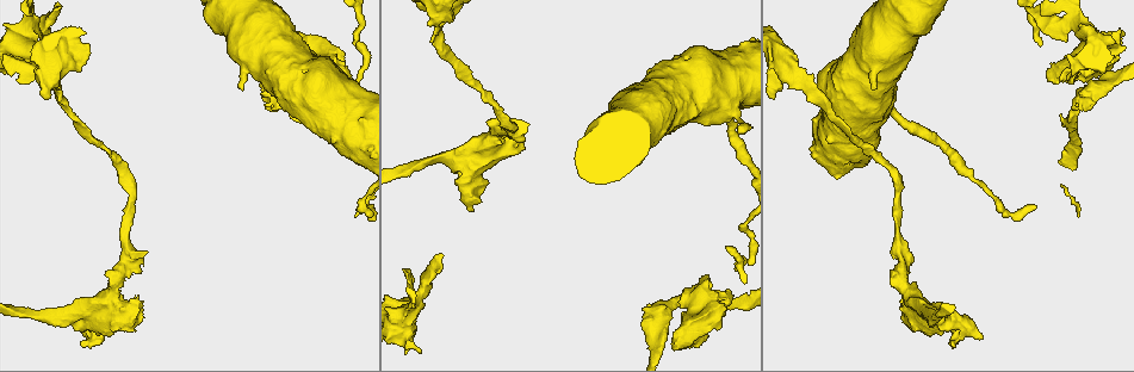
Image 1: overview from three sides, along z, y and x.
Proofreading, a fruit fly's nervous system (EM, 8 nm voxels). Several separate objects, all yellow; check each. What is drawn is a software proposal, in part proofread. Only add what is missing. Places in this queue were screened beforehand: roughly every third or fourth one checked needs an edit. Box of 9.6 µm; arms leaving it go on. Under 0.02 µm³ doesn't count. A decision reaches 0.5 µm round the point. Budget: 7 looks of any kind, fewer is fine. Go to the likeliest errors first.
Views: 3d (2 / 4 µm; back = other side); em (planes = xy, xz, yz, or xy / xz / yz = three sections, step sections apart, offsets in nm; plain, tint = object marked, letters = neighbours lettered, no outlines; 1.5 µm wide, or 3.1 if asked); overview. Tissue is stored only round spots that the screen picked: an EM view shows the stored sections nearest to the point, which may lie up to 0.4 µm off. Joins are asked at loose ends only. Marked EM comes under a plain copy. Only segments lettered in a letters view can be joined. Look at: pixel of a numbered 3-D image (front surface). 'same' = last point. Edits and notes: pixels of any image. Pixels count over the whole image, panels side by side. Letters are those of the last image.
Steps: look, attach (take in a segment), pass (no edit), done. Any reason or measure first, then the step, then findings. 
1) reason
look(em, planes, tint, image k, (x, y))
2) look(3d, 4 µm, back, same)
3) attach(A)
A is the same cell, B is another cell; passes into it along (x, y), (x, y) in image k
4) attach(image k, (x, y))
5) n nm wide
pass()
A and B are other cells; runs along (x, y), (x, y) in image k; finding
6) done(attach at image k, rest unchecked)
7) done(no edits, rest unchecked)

an open end
look(em, yz, step 8, letters, image 1, (676, 348))

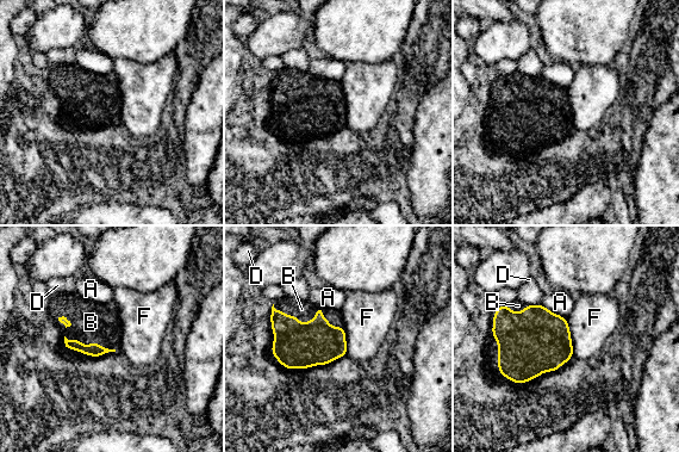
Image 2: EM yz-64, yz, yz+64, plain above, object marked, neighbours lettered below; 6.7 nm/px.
another direction
look(em, planes, letters, same)

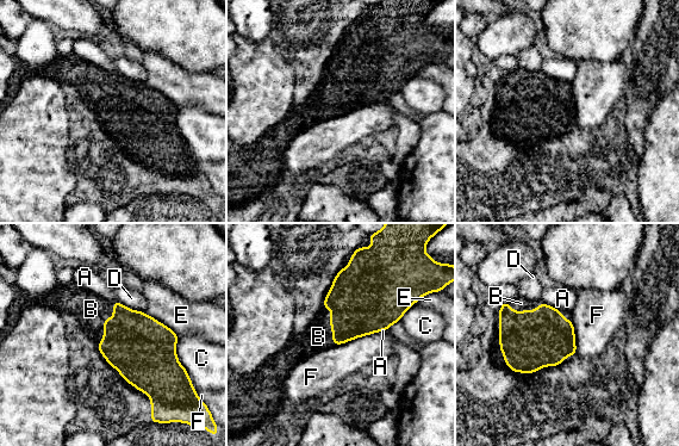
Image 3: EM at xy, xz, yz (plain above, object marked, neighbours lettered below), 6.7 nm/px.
attach(B)
B is the same cell, A, C, D, E and F are other cells; passes into it along (134, 342), (104, 321), (91, 309) in image 3; it goes on there

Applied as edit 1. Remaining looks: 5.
look(overview)

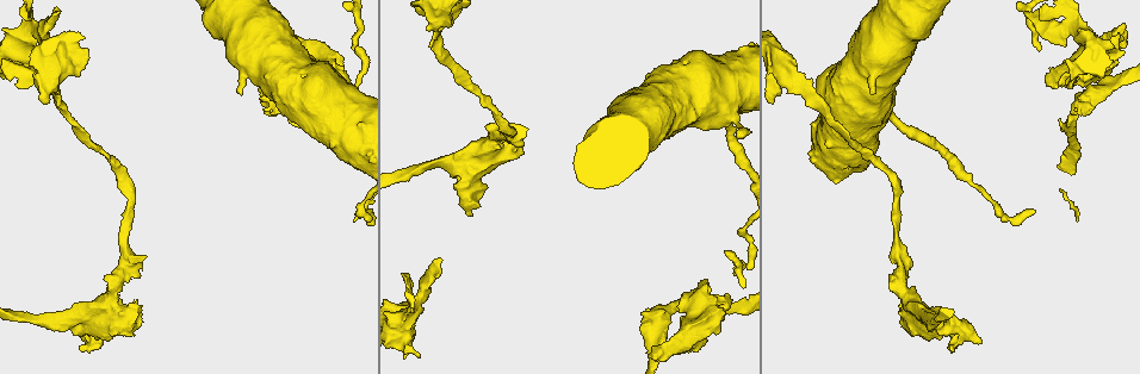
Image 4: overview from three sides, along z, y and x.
an open end
look(3d, 4 µm, image 4, (140, 307))

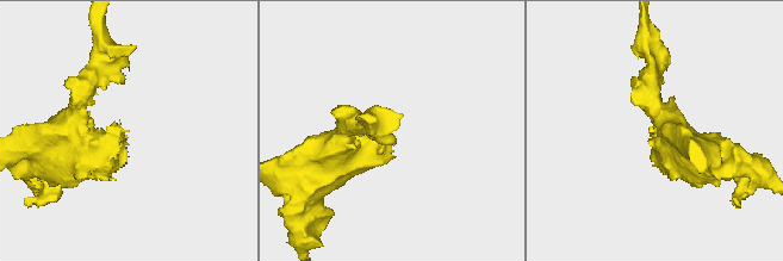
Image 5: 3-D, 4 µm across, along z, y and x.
look(em, planes, letters, image 5, (652, 130))

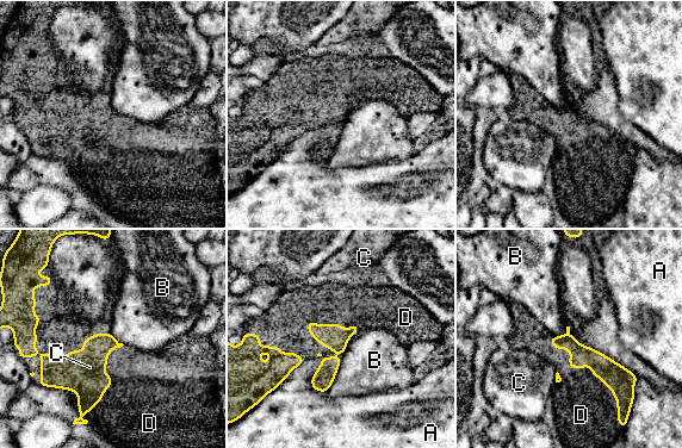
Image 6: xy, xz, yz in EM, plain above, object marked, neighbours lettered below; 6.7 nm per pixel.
attach(D)
D is the same cell, A, B and C are other cells; the cell continues

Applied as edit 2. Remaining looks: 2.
free end
look(em, planes, letters, image 4, (1123, 39))

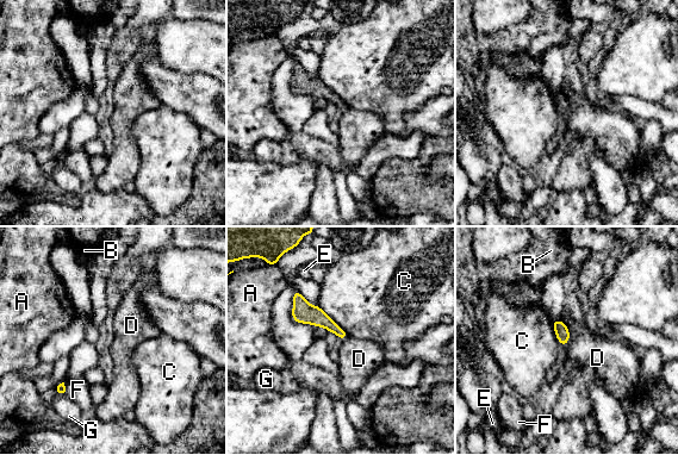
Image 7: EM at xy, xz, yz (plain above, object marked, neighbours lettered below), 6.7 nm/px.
pass()
A, B, C, D, E, F and G are other cells; runs along (296, 295), (312, 315), (343, 335) in image 7; none of them fits

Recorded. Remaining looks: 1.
done(attach at image 3, attach at image 6, rest unchecked)

